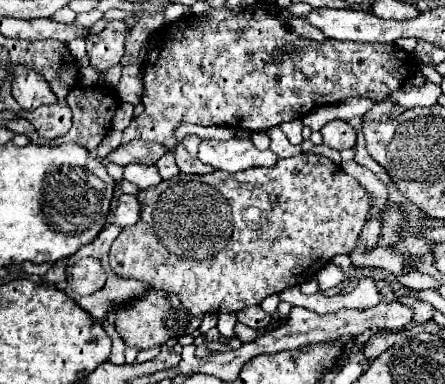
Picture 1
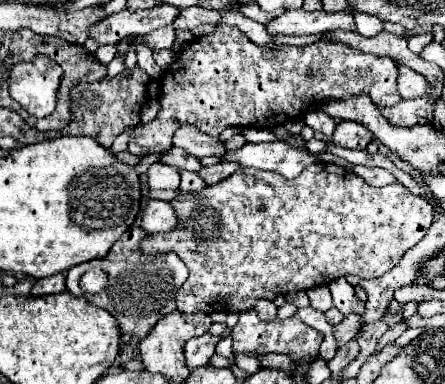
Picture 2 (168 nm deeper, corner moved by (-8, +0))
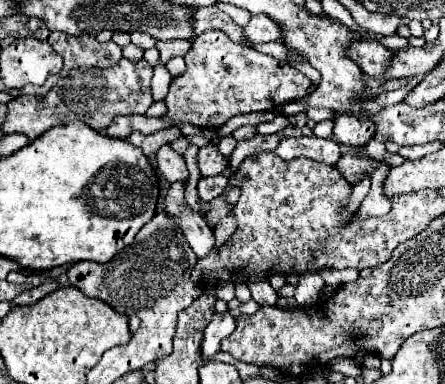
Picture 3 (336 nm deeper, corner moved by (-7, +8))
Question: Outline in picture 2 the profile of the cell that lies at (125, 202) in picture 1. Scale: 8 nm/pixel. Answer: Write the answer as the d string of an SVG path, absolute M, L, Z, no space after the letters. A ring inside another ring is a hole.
M148 200L142 208L140 228L148 234L154 232L168 232L176 226L176 214L168 202L162 200Z

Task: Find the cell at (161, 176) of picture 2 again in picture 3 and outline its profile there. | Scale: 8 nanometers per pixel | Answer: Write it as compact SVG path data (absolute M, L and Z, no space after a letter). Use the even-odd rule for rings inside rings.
M169 144L167 146L161 146L155 154L157 158L157 168L159 168L159 174L167 180L167 182L179 182L179 180L187 180L189 172L187 172L187 166L185 166L185 160L179 152L175 152Z

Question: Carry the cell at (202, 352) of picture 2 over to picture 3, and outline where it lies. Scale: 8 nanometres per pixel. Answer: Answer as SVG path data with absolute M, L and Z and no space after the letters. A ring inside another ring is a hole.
M215 312L213 314L211 322L205 328L205 338L203 338L203 344L201 344L203 360L209 360L211 356L215 356L219 352L221 340L231 336L235 326L237 326L237 320L229 312L223 312L223 314Z

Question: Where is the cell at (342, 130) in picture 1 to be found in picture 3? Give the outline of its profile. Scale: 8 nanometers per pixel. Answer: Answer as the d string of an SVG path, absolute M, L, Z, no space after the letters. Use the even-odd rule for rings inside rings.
M341 114L335 118L333 140L347 146L361 146L367 144L375 136L375 122L365 116L355 114Z

